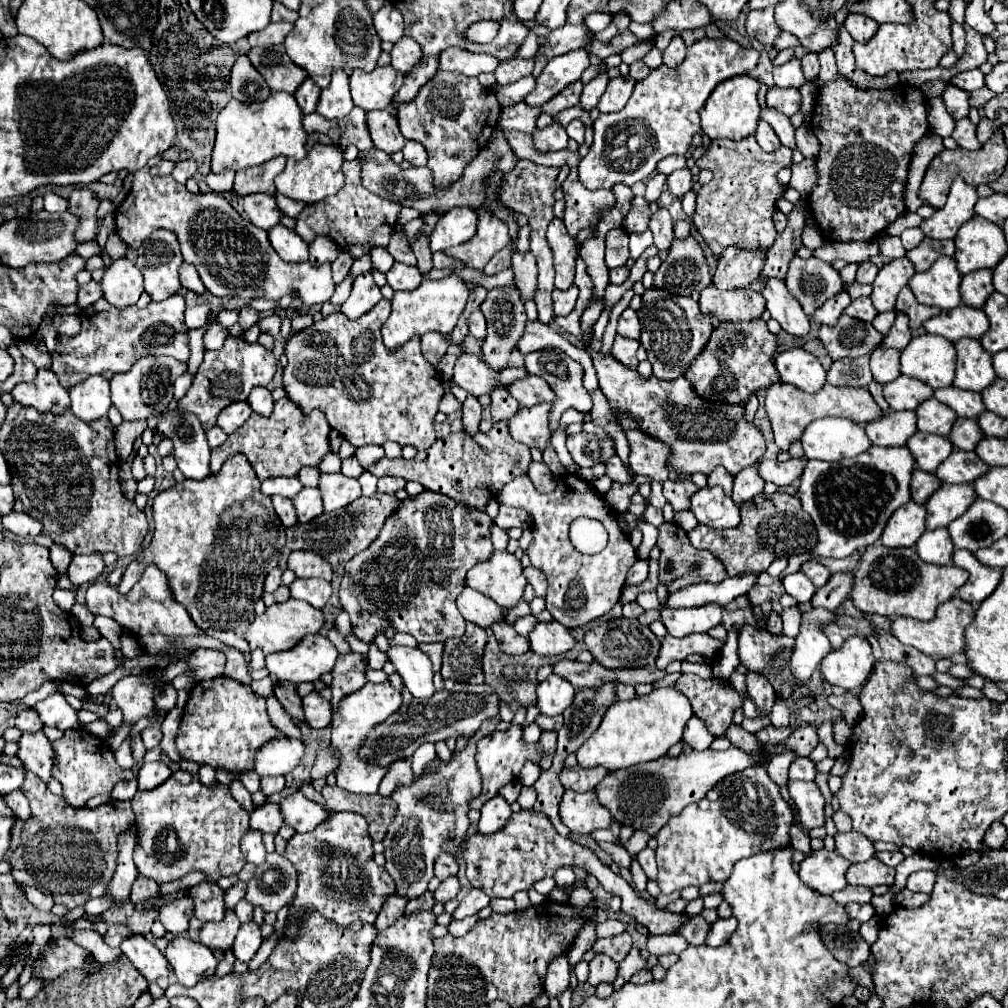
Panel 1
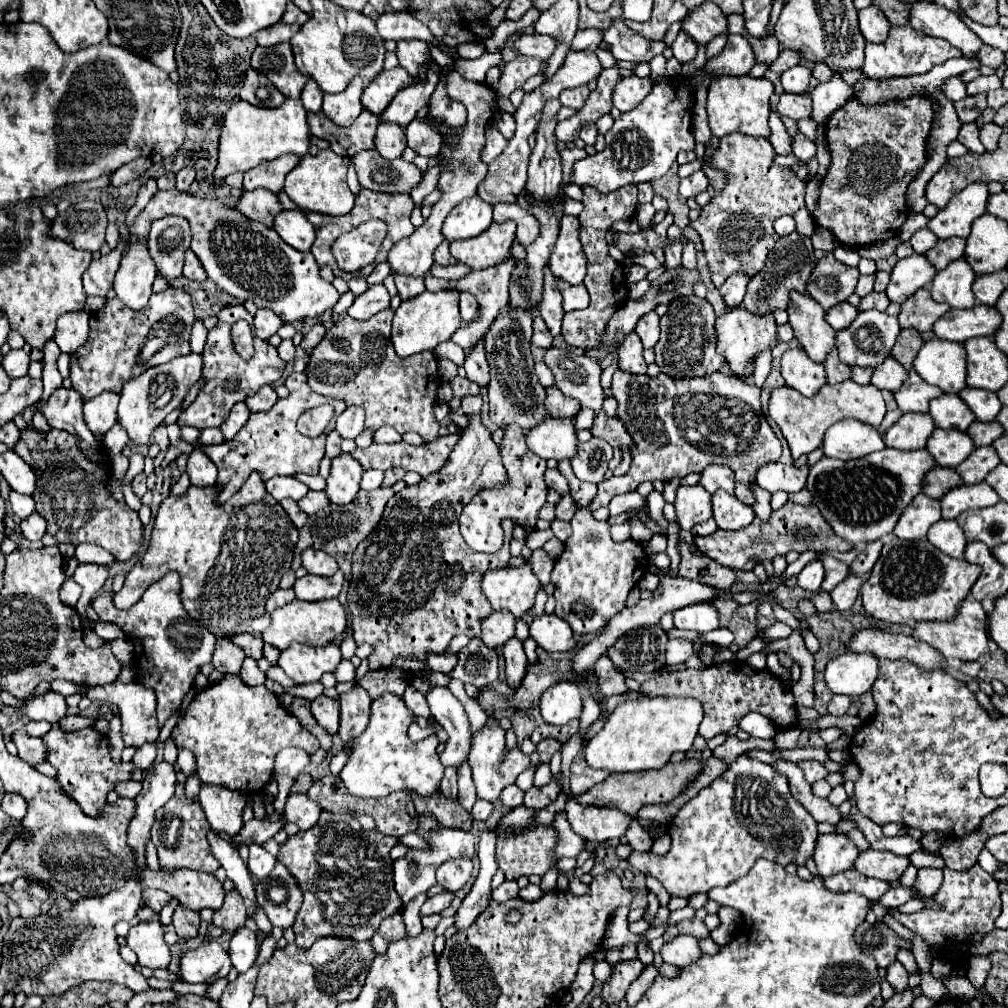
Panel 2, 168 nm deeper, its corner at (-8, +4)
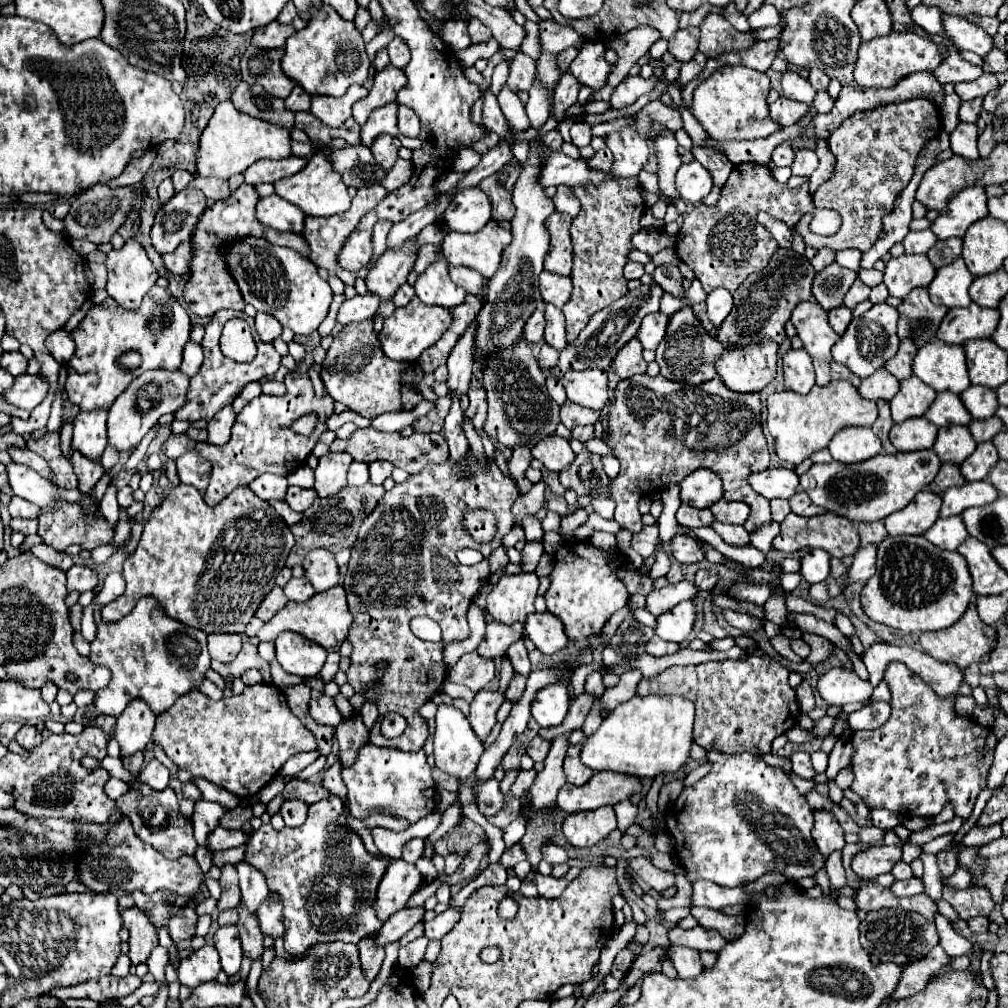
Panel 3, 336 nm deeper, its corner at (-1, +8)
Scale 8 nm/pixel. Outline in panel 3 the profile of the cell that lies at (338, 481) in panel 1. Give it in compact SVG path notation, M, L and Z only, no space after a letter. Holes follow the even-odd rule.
M329 452L319 458L319 466L315 468L315 492L321 498L329 498L337 494L341 488L345 488L347 480L347 468L353 462L353 458L347 452Z

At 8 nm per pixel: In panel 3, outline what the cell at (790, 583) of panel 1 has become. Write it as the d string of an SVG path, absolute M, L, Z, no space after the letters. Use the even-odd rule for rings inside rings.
M809 548L801 560L801 576L809 584L817 584L829 578L829 552L821 548Z

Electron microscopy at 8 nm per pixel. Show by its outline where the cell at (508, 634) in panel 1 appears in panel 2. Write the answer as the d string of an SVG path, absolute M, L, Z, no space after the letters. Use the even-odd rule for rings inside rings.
M514 636L512 640L508 640L502 646L502 654L506 660L506 676L508 676L508 684L512 688L516 688L516 684L520 684L520 676L524 676L524 666L528 664L522 642Z

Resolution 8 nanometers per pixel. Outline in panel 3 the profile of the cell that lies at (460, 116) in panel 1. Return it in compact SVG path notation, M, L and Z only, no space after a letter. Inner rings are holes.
M415 240L413 244L405 244L405 248L397 248L397 252L387 250L369 270L365 278L367 290L375 294L381 302L393 300L397 288L405 284L407 274L413 270L415 258L417 258Z

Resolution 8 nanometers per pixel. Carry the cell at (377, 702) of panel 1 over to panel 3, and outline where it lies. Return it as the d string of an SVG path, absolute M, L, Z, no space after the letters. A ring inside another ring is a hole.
M365 744L351 768L343 768L343 782L347 786L349 812L353 818L365 820L371 814L385 814L405 818L409 824L435 812L435 784L431 768L427 768L425 752L401 752L395 748L379 748Z

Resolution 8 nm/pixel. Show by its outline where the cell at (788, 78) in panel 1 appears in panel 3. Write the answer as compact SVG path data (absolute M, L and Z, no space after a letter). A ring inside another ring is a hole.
M785 72L781 78L781 86L783 86L783 96L795 102L813 104L813 98L817 94L813 86L805 78L801 78L797 72Z

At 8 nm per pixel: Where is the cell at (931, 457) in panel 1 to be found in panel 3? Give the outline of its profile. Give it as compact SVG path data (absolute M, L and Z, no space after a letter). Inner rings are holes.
M967 426L941 428L939 436L937 436L937 442L933 446L935 454L943 462L951 462L951 464L961 464L967 456L973 454L975 448L977 448L977 442L969 434Z

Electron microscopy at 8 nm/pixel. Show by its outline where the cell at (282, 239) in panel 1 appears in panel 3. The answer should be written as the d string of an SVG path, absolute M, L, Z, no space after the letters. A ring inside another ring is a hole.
M277 194L265 196L257 202L257 220L271 226L277 232L303 232L305 214L291 202L279 198Z

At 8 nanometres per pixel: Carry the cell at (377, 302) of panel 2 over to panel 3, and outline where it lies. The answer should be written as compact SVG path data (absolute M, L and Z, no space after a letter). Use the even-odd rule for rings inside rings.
M363 294L363 296L355 296L351 300L345 300L339 308L339 316L337 322L341 326L353 324L353 322L361 322L367 318L373 318L373 314L377 312L377 300L373 300L373 296Z

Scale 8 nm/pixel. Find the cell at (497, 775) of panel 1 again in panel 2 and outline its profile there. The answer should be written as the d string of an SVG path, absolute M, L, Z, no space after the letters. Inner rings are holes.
M496 720L488 722L476 736L474 736L474 744L468 756L468 762L472 766L472 774L474 774L474 784L476 784L476 792L478 798L488 800L488 802L496 802L500 792L514 784L516 776L530 764L530 758L516 746L512 750L506 748L506 738L504 738L504 730L498 726Z

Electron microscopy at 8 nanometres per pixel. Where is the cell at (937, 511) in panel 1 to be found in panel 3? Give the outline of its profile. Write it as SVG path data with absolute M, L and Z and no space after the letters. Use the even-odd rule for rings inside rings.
M989 480L965 482L963 486L945 490L943 506L941 506L941 516L949 518L949 516L961 514L963 510L967 510L971 506L991 504L993 500L997 500L997 496L999 496L999 492L997 492L997 488Z

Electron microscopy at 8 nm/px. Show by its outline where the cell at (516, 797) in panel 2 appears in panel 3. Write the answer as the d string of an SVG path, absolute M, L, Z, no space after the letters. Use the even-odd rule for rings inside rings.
M533 768L533 770L521 770L521 772L517 774L517 780L515 780L513 788L511 788L511 794L517 796L517 798L521 798L521 796L531 788L535 776L537 776L537 770L535 770L535 768Z

